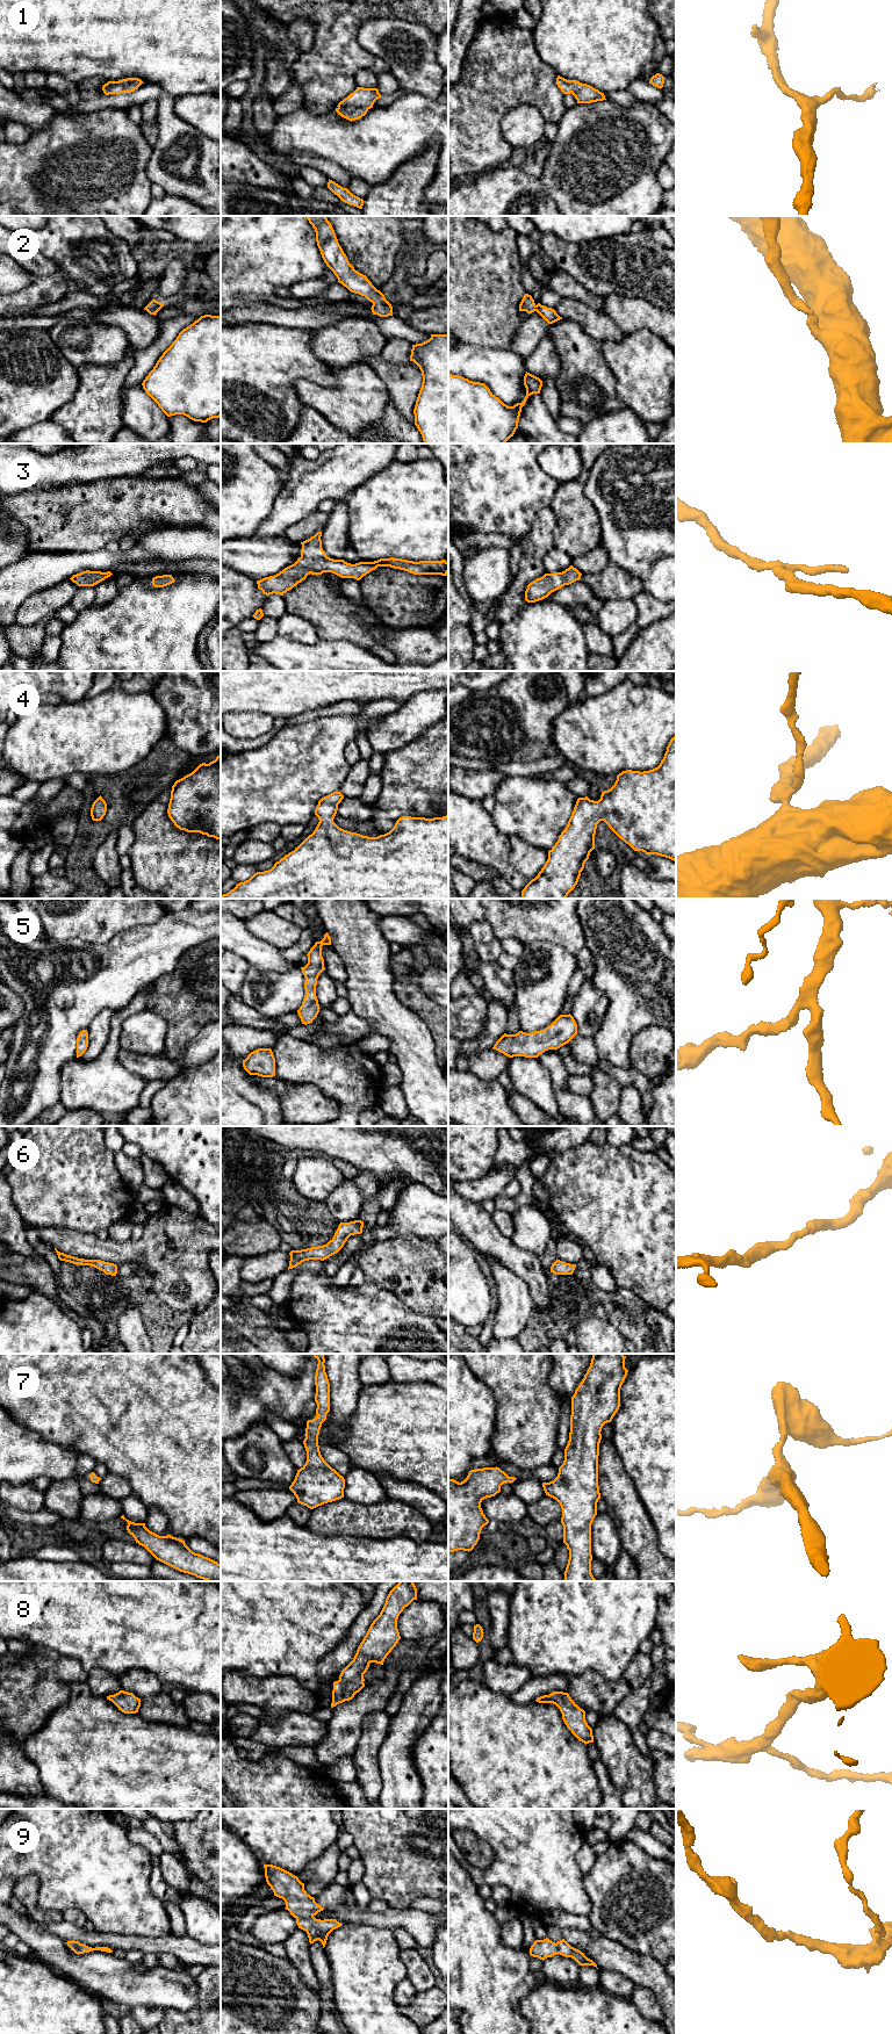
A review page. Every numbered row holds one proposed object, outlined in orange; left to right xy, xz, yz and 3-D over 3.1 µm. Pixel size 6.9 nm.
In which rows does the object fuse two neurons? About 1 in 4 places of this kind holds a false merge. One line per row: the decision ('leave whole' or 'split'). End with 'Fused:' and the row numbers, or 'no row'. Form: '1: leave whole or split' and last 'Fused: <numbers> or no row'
1: leave whole
2: leave whole
3: leave whole
4: leave whole
5: leave whole
6: leave whole
7: leave whole
8: leave whole
9: leave whole
Fused: no row

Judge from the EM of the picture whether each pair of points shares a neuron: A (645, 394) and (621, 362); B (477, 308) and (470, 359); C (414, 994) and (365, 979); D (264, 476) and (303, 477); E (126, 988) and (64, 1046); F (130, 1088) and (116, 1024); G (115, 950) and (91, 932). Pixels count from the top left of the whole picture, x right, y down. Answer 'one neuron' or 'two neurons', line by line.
A: one neuron
B: two neurons
C: two neurons
D: two neurons
E: one neuron
F: one neuron
G: two neurons

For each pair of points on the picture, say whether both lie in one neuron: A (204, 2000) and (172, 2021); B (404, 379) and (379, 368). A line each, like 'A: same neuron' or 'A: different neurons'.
A: same neuron
B: same neuron

